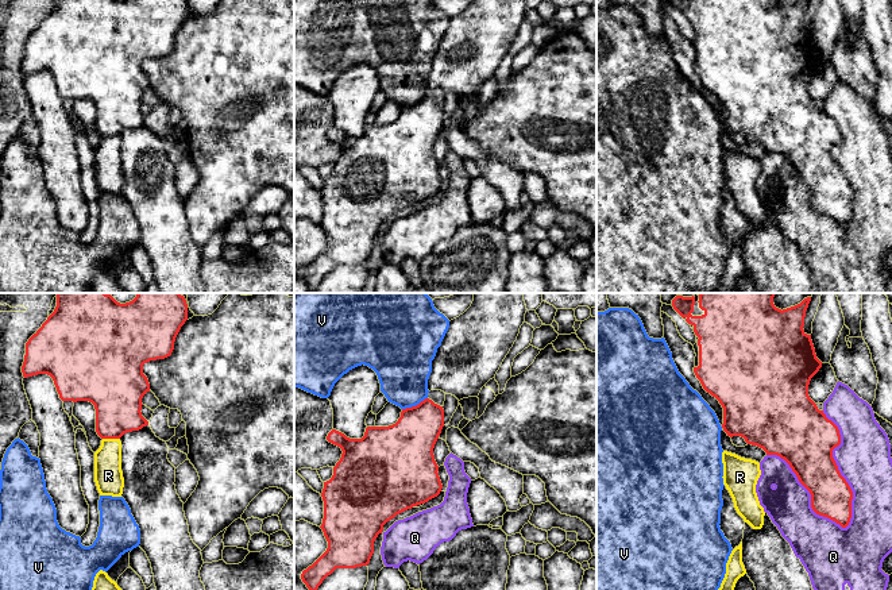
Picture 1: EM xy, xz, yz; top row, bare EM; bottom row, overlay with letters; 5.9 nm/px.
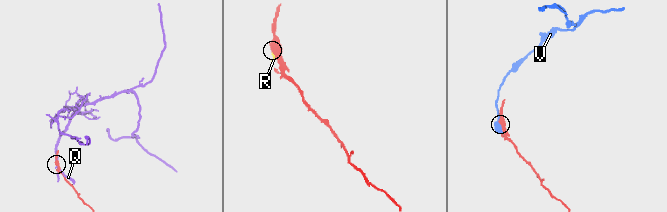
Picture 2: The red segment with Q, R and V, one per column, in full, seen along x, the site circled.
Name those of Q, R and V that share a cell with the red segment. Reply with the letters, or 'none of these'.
none of these

